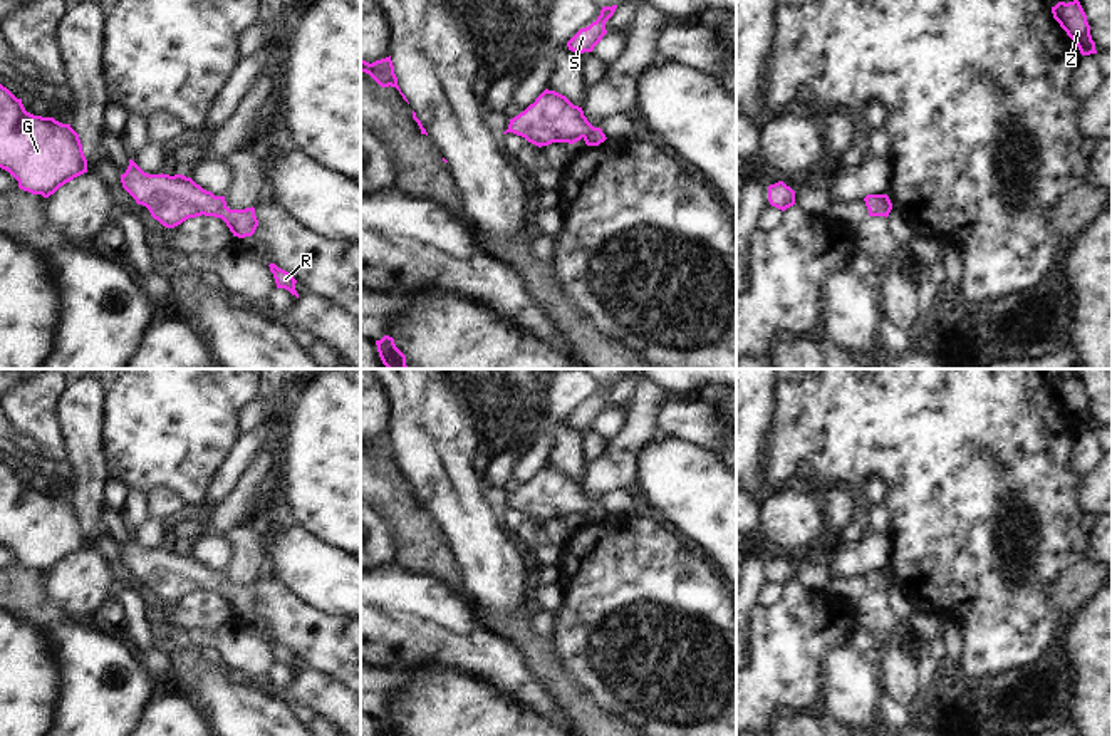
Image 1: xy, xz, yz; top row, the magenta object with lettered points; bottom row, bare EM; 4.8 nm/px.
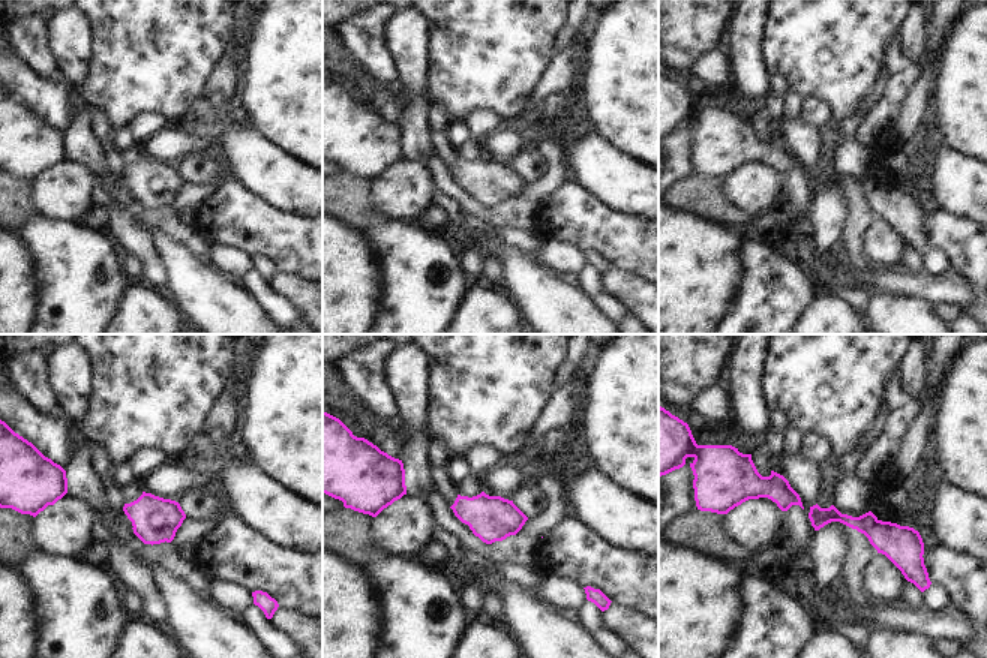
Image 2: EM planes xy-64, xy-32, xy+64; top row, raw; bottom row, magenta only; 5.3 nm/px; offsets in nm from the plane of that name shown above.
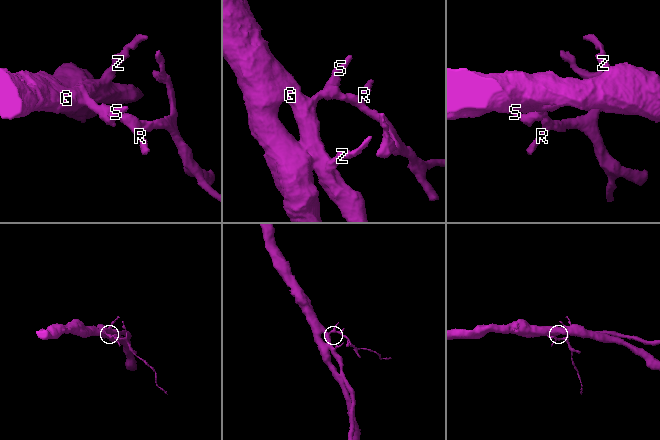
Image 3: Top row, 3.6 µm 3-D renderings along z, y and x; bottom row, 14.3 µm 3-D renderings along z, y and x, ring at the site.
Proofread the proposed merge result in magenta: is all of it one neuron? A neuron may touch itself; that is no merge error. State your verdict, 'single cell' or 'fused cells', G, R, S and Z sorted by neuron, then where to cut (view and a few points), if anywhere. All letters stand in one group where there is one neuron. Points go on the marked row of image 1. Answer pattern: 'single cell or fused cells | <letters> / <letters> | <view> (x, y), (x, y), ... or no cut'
single cell | G R S Z | no cut

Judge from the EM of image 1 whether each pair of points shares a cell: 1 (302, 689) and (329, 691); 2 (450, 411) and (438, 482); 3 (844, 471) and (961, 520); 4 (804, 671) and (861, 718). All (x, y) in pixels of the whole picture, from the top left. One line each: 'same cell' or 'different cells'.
1: same cell
2: same cell
3: same cell
4: different cells

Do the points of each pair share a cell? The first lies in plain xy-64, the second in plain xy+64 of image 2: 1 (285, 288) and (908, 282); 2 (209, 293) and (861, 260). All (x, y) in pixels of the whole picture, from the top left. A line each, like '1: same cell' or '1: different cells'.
1: same cell
2: different cells

